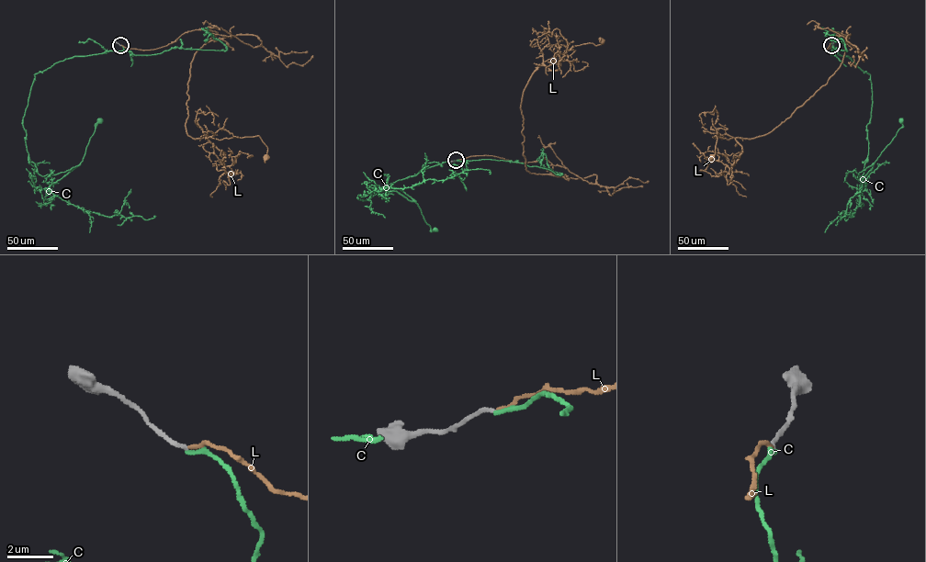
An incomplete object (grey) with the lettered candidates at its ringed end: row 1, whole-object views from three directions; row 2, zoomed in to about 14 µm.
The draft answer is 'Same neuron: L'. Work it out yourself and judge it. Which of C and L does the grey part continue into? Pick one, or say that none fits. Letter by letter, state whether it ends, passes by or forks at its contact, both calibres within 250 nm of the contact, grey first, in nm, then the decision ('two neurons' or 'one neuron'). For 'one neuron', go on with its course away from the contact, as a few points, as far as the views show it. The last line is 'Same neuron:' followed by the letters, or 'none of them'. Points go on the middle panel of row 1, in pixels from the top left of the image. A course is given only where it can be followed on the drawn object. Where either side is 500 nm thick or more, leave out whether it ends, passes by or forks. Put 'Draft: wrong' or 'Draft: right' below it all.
C: it ends there; 170 nm thick on the grey side, 200 nm on the other; two neurons
L: it ends there; 170 nm thick on the grey side, 160 nm on the other; one neuron; it runs (456, 160), (546, 159), (549, 174), (526, 170), (524, 89), (543, 61), (602, 40)
Same neuron: L
Draft: right

